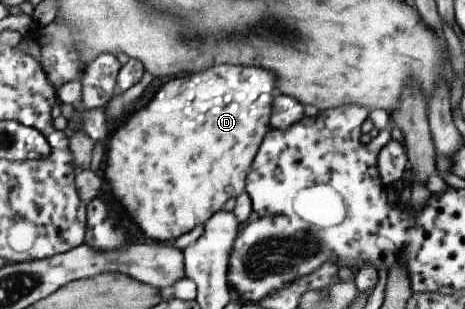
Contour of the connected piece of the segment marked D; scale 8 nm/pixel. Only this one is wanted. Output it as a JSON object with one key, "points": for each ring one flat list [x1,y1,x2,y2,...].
{"points":[[217,65,217,67,211,67,211,69,205,69,205,71,199,71,199,73,193,73,193,75,185,75,184,77,175,77,175,79,169,79,167,83,161,85,161,89,153,95,151,103,147,103,140,107,137,111,131,112,127,117,135,117,133,121,125,121,121,127,119,125,107,135,107,145,104,149,103,163,100,168,100,176,109,181,109,187,111,187,112,195,115,195,114,199,121,205,124,213,129,217,137,227,141,230,141,233,153,241,163,243,163,241,177,240,180,235,186,234,191,231,195,225,204,224,209,217,211,217,216,211,222,209,223,204,230,197,237,197,244,191,245,178,249,169,251,169,251,163,259,144,263,139,263,135,266,135,267,130,271,127,269,125,269,115,271,115,271,101,275,99,275,95,279,95,277,91,277,79,271,71,265,71,265,69,257,69,257,67,233,67,233,65]]}

